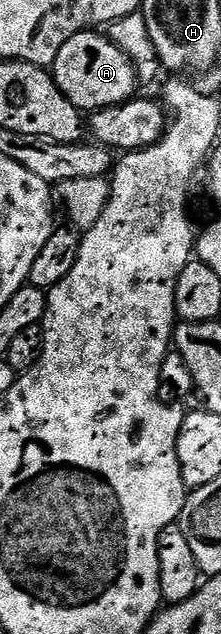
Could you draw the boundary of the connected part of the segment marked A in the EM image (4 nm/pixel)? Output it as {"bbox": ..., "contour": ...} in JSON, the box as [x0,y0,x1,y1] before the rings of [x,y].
{"bbox":[54,31,138,111],"contour":[[[100,31],[76,33],[74,39],[65,43],[62,51],[58,51],[54,76],[57,87],[66,95],[66,99],[70,99],[70,103],[74,103],[81,111],[123,105],[133,100],[135,93],[132,92],[138,86],[137,70],[131,58]]]}

